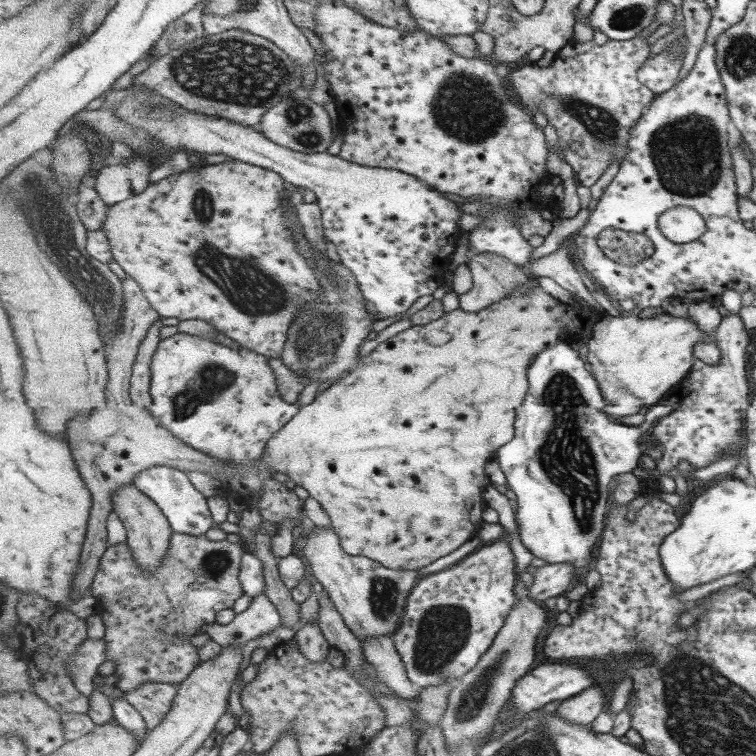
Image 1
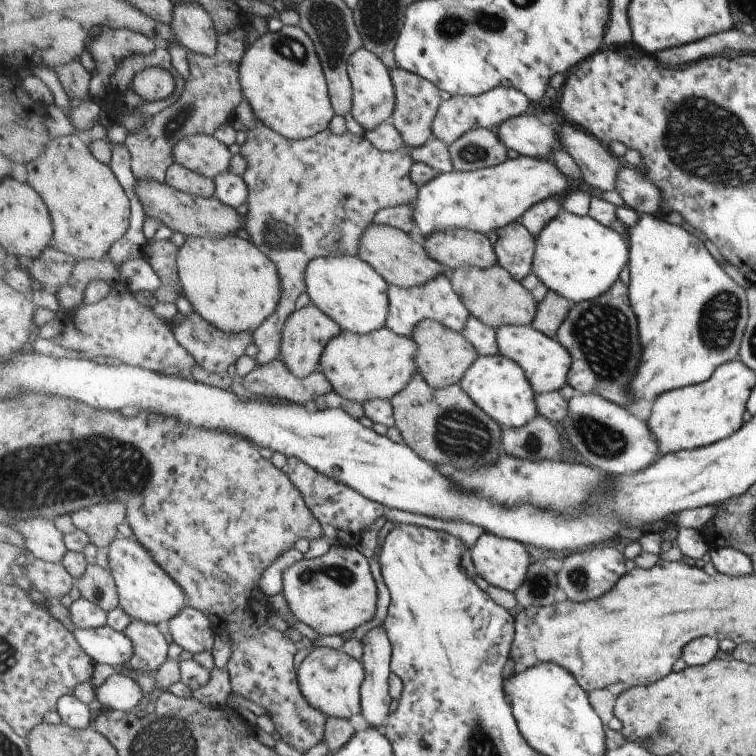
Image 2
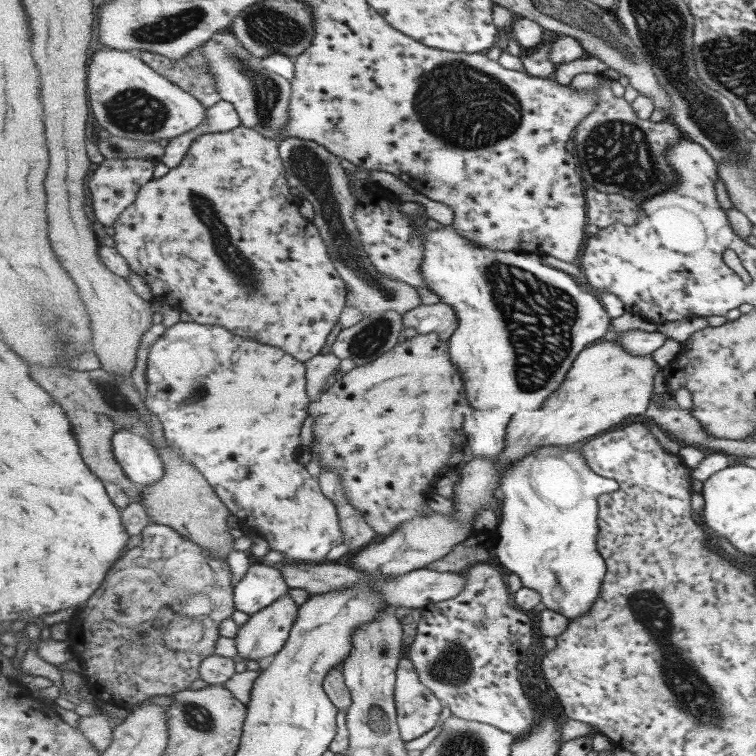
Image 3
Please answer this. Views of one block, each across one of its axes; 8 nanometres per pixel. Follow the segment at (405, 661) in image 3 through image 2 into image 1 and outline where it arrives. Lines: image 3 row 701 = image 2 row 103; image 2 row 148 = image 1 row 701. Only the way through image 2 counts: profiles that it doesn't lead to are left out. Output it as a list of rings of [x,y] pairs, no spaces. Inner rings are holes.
[[[381,635],[365,639],[364,654],[367,662],[376,666],[383,682],[407,702],[415,702],[422,690],[409,677],[395,641],[389,635]]]

